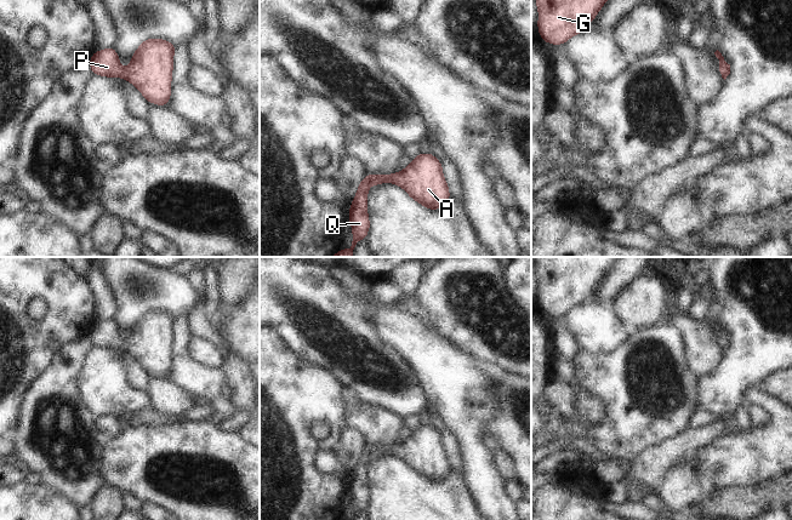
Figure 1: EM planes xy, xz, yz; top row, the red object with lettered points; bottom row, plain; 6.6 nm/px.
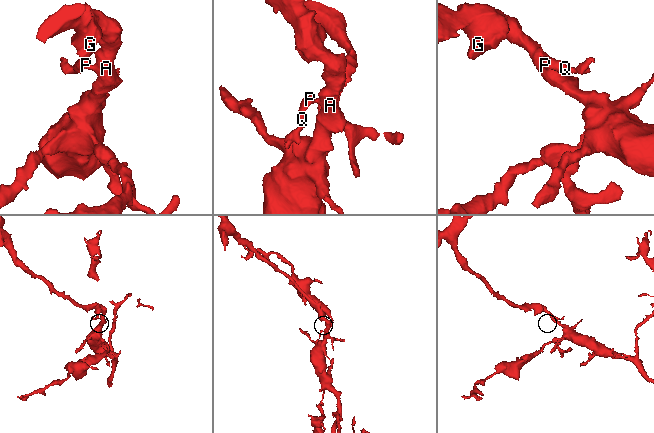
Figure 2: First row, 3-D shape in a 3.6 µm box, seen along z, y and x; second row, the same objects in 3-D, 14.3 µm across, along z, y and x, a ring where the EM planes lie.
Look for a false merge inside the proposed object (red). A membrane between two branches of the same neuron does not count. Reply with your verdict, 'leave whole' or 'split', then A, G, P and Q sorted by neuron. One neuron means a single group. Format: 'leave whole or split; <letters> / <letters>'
leave whole; A G P Q

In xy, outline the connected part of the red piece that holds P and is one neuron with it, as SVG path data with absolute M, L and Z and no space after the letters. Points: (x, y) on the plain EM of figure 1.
M149 309L133 324L125 341L120 338L114 318L95 322L89 337L93 347L124 349L139 361L147 373L167 378L175 321L170 313Z

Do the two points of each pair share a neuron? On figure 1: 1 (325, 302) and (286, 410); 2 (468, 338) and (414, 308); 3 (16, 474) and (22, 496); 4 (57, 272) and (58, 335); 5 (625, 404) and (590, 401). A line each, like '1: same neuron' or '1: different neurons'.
1: different neurons
2: different neurons
3: different neurons
4: same neuron
5: different neurons

